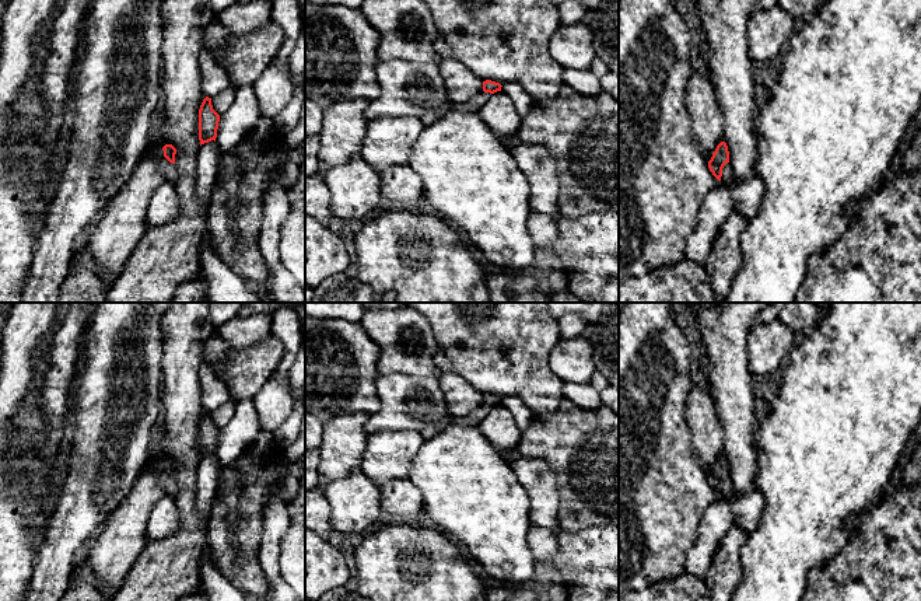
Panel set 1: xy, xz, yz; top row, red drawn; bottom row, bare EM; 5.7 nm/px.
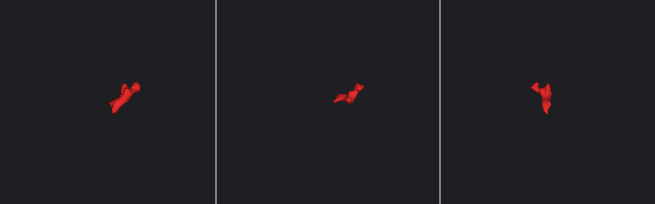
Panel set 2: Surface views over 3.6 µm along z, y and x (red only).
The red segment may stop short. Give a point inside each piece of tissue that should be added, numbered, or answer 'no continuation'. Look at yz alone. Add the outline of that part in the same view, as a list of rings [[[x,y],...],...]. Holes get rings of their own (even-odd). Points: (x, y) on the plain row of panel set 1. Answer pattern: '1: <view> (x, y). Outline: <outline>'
1: yz (727, 491). Outline: [[[728,476],[722,482],[721,496],[729,497],[732,493],[733,493],[733,486],[731,478]]]

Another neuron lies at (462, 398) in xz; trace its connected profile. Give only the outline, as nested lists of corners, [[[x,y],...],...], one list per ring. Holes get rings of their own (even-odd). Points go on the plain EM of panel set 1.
[[[438,374],[438,384],[444,392],[451,416],[466,416],[483,405],[483,394],[460,375]]]

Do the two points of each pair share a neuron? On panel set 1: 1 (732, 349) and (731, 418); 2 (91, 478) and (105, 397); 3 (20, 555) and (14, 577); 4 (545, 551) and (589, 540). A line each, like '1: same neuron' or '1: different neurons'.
1: same neuron
2: same neuron
3: same neuron
4: different neurons

